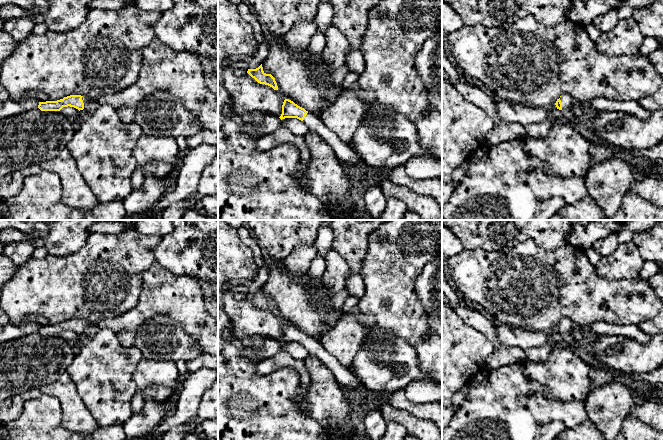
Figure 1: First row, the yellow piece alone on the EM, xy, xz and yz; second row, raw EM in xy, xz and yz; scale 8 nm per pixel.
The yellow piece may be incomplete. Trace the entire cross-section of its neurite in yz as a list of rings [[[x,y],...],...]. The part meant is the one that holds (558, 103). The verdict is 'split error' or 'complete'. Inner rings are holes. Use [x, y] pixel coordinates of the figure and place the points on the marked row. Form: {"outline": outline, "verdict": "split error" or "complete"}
{"outline": [[[562,94],[559,99],[557,99],[555,105],[559,110],[567,109],[572,102],[572,97],[568,94]]], "verdict": "split error"}

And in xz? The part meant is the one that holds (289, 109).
{"outline": [[[285,99],[282,105],[281,120],[285,118],[297,118],[303,121],[309,130],[317,133],[334,150],[336,158],[343,163],[348,172],[358,169],[362,160],[357,152],[352,150],[348,144],[340,140],[338,135],[328,129],[320,117],[309,113],[293,101]]], "verdict": "split error"}

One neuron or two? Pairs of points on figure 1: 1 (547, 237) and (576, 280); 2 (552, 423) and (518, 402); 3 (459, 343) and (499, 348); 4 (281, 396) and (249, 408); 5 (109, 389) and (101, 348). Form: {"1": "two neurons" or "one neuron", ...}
{"1": "two neurons", "2": "one neuron", "3": "two neurons", "4": "one neuron", "5": "one neuron"}

